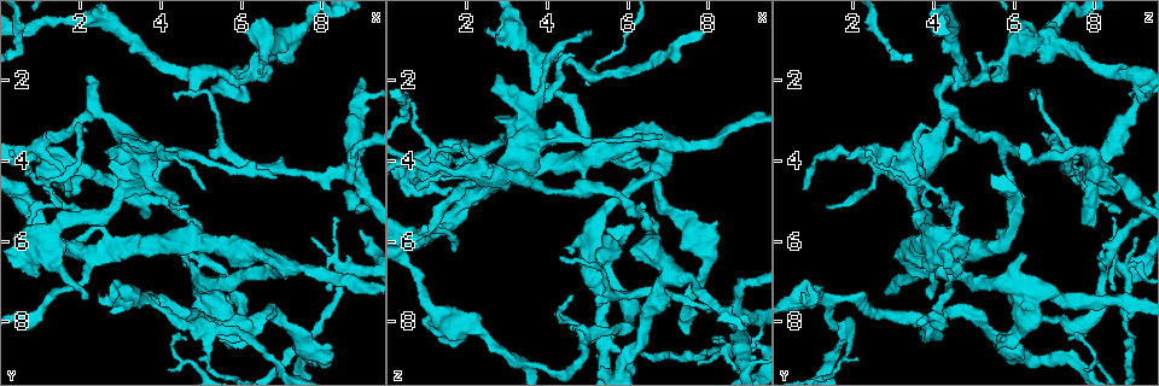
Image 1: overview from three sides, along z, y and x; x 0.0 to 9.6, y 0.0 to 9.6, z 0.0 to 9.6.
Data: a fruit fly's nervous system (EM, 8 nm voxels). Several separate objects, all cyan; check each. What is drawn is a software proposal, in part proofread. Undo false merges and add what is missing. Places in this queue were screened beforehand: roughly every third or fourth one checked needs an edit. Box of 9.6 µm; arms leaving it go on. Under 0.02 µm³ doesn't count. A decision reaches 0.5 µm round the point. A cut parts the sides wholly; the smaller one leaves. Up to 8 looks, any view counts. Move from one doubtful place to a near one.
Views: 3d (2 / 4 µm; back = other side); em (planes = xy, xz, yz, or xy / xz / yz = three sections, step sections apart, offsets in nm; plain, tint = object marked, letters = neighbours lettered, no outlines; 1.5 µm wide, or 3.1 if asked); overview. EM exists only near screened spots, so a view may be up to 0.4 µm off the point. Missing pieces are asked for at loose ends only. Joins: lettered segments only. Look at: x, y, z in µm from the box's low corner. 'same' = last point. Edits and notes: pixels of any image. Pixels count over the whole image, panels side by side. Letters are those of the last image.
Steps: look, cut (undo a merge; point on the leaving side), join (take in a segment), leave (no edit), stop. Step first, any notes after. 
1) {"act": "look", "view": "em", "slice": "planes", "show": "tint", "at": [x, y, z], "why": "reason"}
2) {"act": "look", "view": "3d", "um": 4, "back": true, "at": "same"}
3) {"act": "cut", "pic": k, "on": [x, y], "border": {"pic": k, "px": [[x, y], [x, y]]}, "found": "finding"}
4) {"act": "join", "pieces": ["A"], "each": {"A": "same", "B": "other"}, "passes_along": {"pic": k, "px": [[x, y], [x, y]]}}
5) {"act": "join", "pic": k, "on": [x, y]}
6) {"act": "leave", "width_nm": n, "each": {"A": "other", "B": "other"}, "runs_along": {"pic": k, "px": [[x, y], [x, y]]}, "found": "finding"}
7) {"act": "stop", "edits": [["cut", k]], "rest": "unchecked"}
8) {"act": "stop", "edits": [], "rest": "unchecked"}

{"act": "look", "view": "3d", "um": 4, "at": [2.65, 6.10, 4.65], "why": "sudden change in width"}

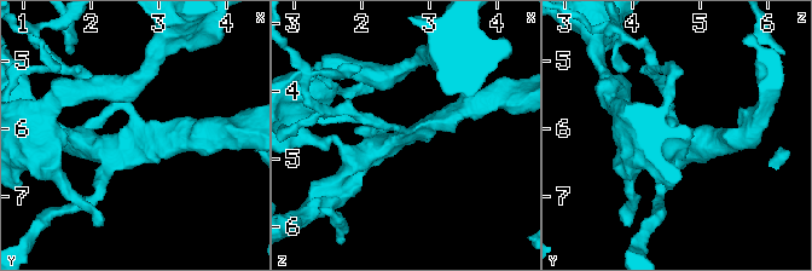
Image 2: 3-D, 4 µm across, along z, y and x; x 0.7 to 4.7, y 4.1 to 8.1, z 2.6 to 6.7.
{"act": "look", "view": "em", "slice": "xy", "step": 4, "show": "tint", "at": [2.65, 6.10, 4.65]}

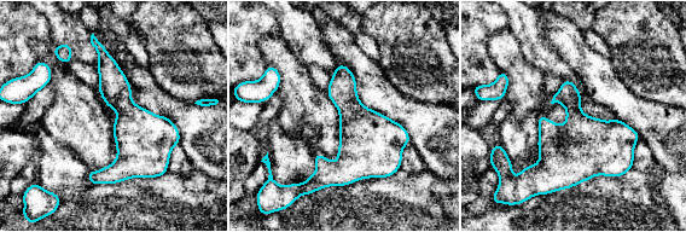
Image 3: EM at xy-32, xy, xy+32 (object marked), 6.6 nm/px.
{"act": "look", "view": "em", "slice": "planes", "show": "letters", "at": "same"}

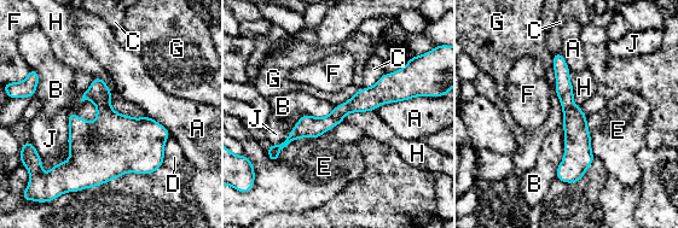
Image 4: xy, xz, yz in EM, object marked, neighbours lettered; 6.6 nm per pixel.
{"act": "leave", "width_nm": 130, "each": {"A": "other", "B": "other", "C": "other", "D": "other", "E": "other", "F": "other", "G": "other", "H": "other", "J": "other"}, "found": "continuous, no second neuron"}

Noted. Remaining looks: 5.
{"act": "look", "view": "em", "slice": "planes", "show": "letters", "at": [5.00, 6.35, 8.40], "why": "touches itself"}

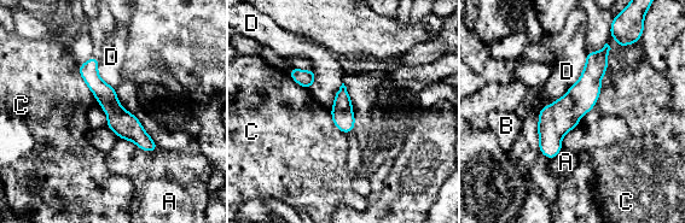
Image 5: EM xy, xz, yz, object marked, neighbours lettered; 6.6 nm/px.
{"act": "leave", "width_nm": 150, "each": {"A": "other", "B": "other", "C": "other", "D": "other"}, "found": "one neuron here"}

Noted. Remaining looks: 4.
{"act": "look", "view": "em", "slice": "planes", "show": "letters", "at": [8.20, 7.20, 8.55], "why": "tapers out"}

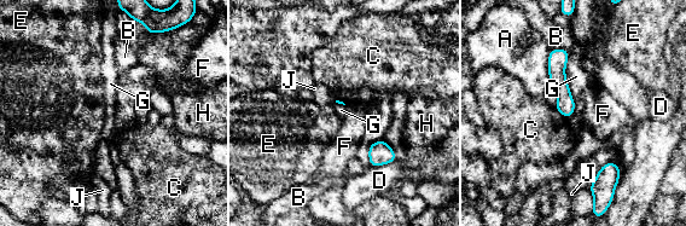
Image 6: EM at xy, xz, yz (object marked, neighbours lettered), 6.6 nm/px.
{"act": "leave", "each": {"A": "other", "B": "other", "C": "other", "D": "other", "E": "other", "F": "other", "G": "other", "H": "other", "J": "other"}, "runs_along": {"pic": 6, "px": [[554, 52], [568, 114]]}, "found": "none of them fits"}

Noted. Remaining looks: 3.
{"act": "stop", "edits": [], "rest": "unchecked"}

